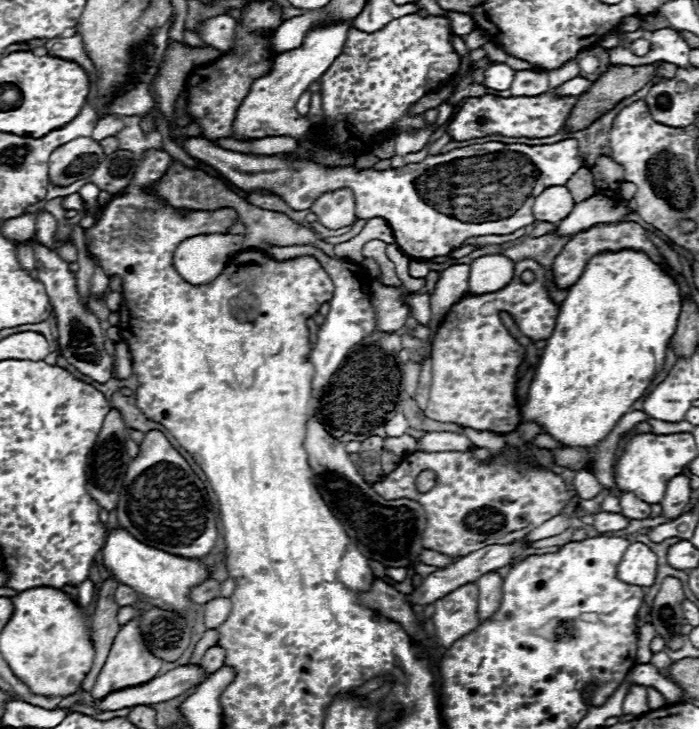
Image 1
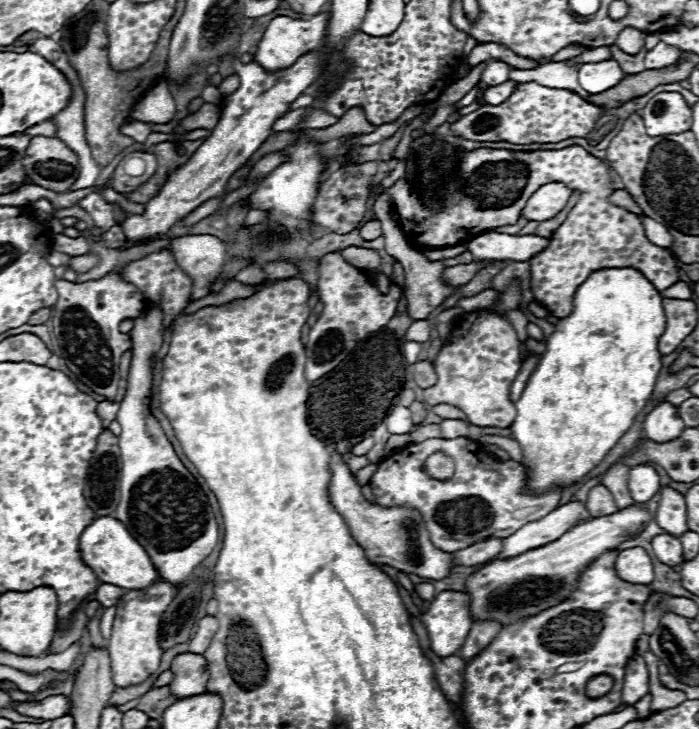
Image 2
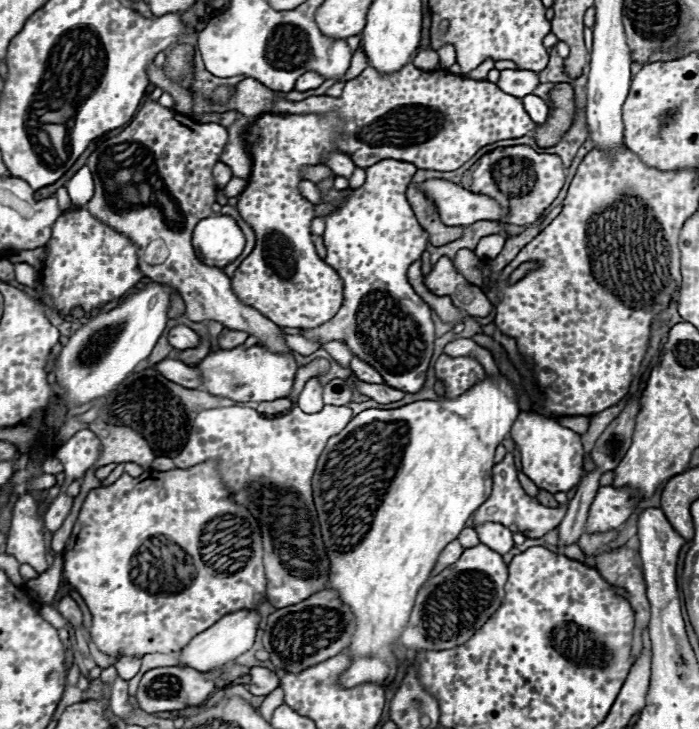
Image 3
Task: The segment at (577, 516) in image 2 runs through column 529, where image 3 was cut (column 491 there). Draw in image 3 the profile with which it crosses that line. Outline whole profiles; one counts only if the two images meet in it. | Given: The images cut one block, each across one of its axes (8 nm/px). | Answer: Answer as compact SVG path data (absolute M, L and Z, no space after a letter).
M488 522L488 524L482 524L476 528L478 536L480 536L480 542L486 544L490 550L498 552L498 554L506 554L514 548L514 542L512 542L512 532L502 526L502 524L494 524L494 522Z

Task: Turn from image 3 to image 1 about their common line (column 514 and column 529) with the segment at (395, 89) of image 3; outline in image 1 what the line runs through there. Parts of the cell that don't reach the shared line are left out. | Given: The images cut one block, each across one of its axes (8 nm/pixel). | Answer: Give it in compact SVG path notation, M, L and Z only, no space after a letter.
M492 94L466 98L464 106L456 112L446 132L458 142L490 134L502 134L510 138L546 138L560 132L574 104L576 98L548 98L548 94L540 94L536 98L500 98Z

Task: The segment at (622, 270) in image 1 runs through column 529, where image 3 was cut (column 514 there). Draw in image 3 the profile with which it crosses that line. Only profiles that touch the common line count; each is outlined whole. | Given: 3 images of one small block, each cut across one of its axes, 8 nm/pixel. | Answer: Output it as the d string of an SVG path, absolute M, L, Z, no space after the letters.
M498 374L494 380L484 378L480 384L472 386L470 390L466 390L456 400L446 400L446 398L444 400L420 400L420 402L412 402L412 404L406 404L406 406L400 406L400 408L394 408L394 410L382 410L382 408L364 410L356 418L352 418L350 424L340 434L336 434L328 440L324 452L318 458L316 472L312 476L314 504L316 504L316 512L318 512L324 550L326 550L326 556L328 556L328 562L330 562L330 574L328 574L326 588L334 590L338 594L338 598L342 598L342 602L346 602L350 606L350 610L356 618L356 630L352 634L350 646L346 648L350 652L350 666L342 672L342 678L338 678L340 686L350 688L350 686L358 686L362 682L374 682L378 686L388 686L394 680L396 670L398 670L398 660L394 658L394 642L400 640L400 634L406 628L406 622L410 618L410 610L414 606L414 598L416 598L420 586L430 578L430 572L436 566L440 552L446 548L446 544L450 544L452 540L458 538L458 534L466 526L466 520L490 496L494 450L506 438L506 434L510 432L518 412L520 410L518 410L518 404L516 404L516 390L512 388L512 384L504 376Z

